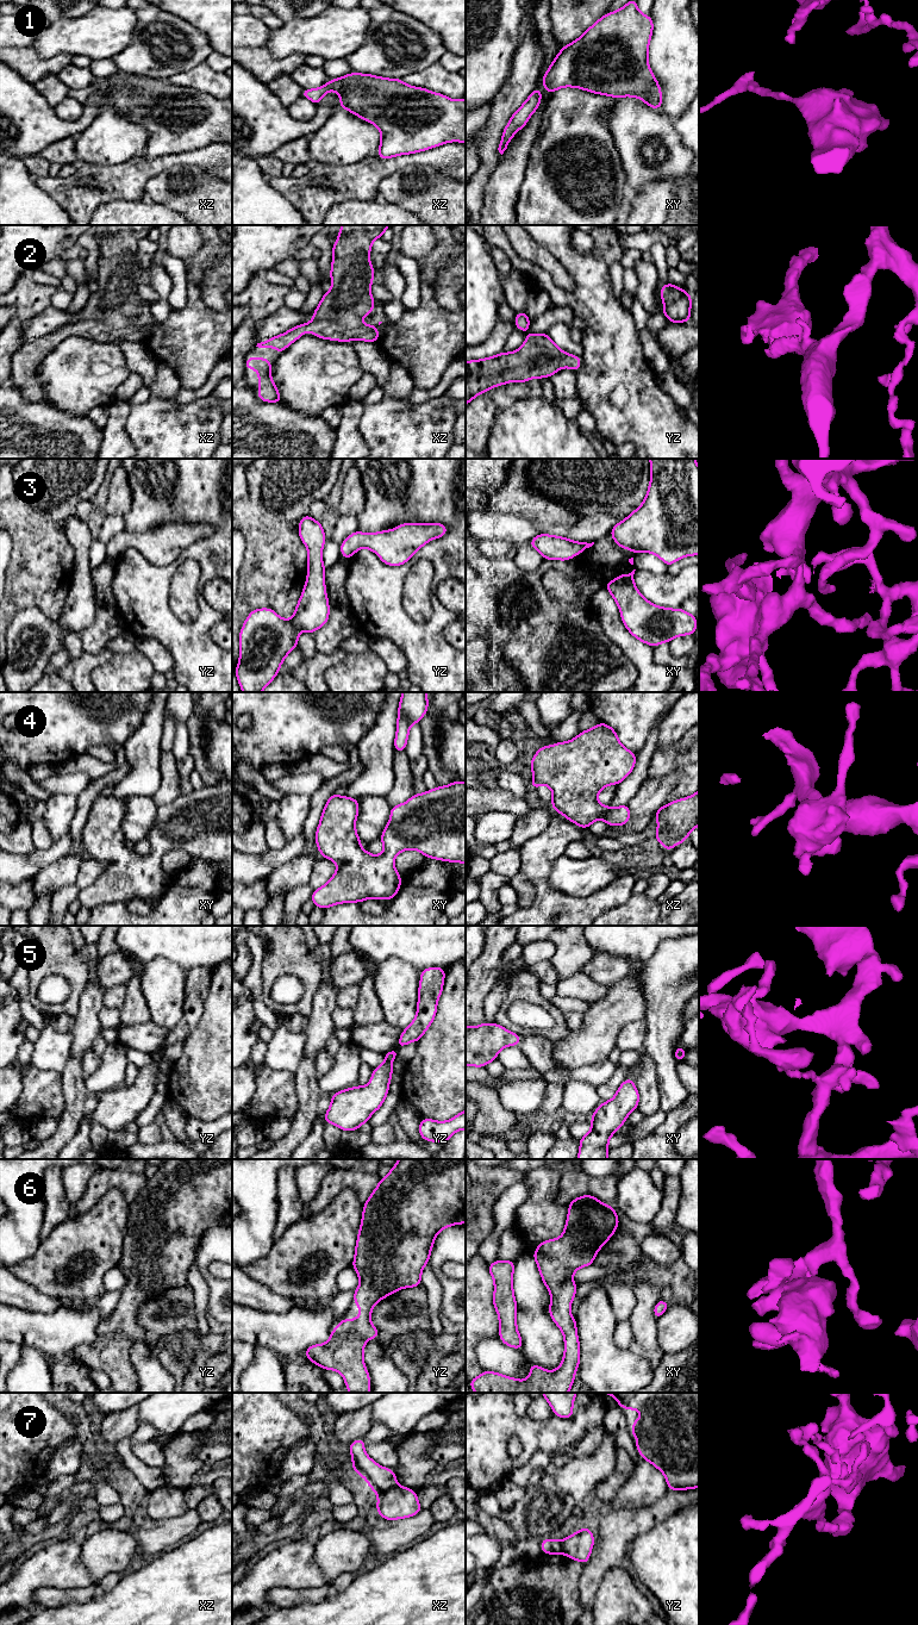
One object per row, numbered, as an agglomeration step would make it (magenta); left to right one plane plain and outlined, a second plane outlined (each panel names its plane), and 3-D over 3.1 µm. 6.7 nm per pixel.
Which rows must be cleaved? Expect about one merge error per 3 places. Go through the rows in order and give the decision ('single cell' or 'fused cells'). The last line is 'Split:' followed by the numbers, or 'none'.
1: single cell
2: single cell
3: single cell
4: single cell
5: single cell
6: single cell
7: fused cells
Split: 7

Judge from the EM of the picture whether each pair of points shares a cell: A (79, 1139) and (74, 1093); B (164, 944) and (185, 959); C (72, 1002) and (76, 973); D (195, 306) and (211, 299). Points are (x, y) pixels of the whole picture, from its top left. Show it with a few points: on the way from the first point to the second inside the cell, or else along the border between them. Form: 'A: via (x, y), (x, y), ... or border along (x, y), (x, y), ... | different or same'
A: border along (85, 1103), (81, 1125), (63, 1146) | different
B: via (169, 944), (180, 954) | same
C: via (75, 995), (76, 981) | same
D: border along (198, 282), (204, 302), (219, 311) | different

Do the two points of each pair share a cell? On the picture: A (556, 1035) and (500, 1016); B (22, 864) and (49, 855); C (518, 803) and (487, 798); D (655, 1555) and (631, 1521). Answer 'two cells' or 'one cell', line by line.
A: one cell
B: one cell
C: one cell
D: two cells

